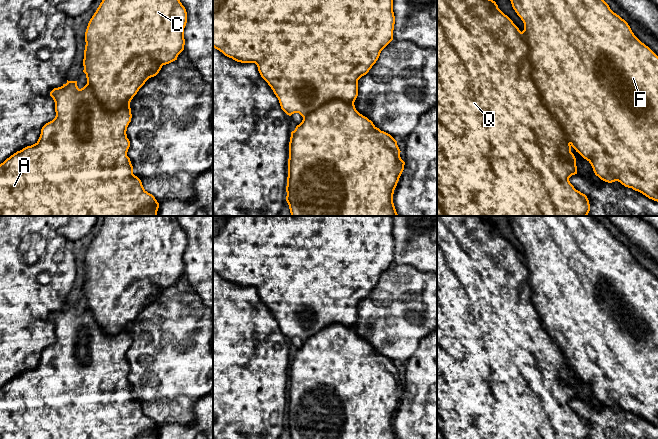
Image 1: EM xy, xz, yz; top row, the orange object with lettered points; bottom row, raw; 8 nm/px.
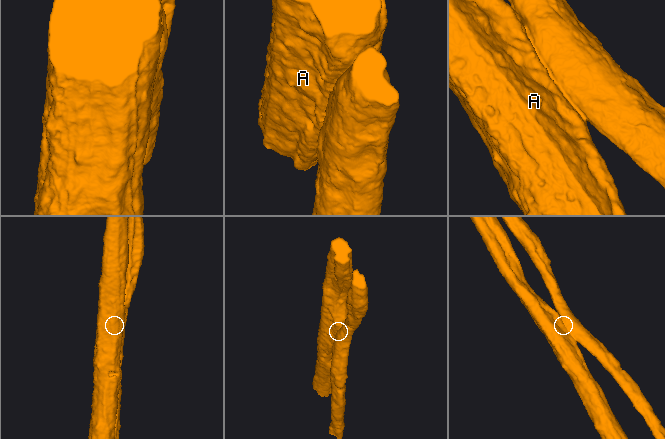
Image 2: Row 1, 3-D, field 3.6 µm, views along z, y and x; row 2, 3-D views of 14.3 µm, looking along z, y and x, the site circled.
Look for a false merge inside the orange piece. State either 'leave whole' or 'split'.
split

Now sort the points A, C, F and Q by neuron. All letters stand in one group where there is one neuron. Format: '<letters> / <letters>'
A Q / C F

